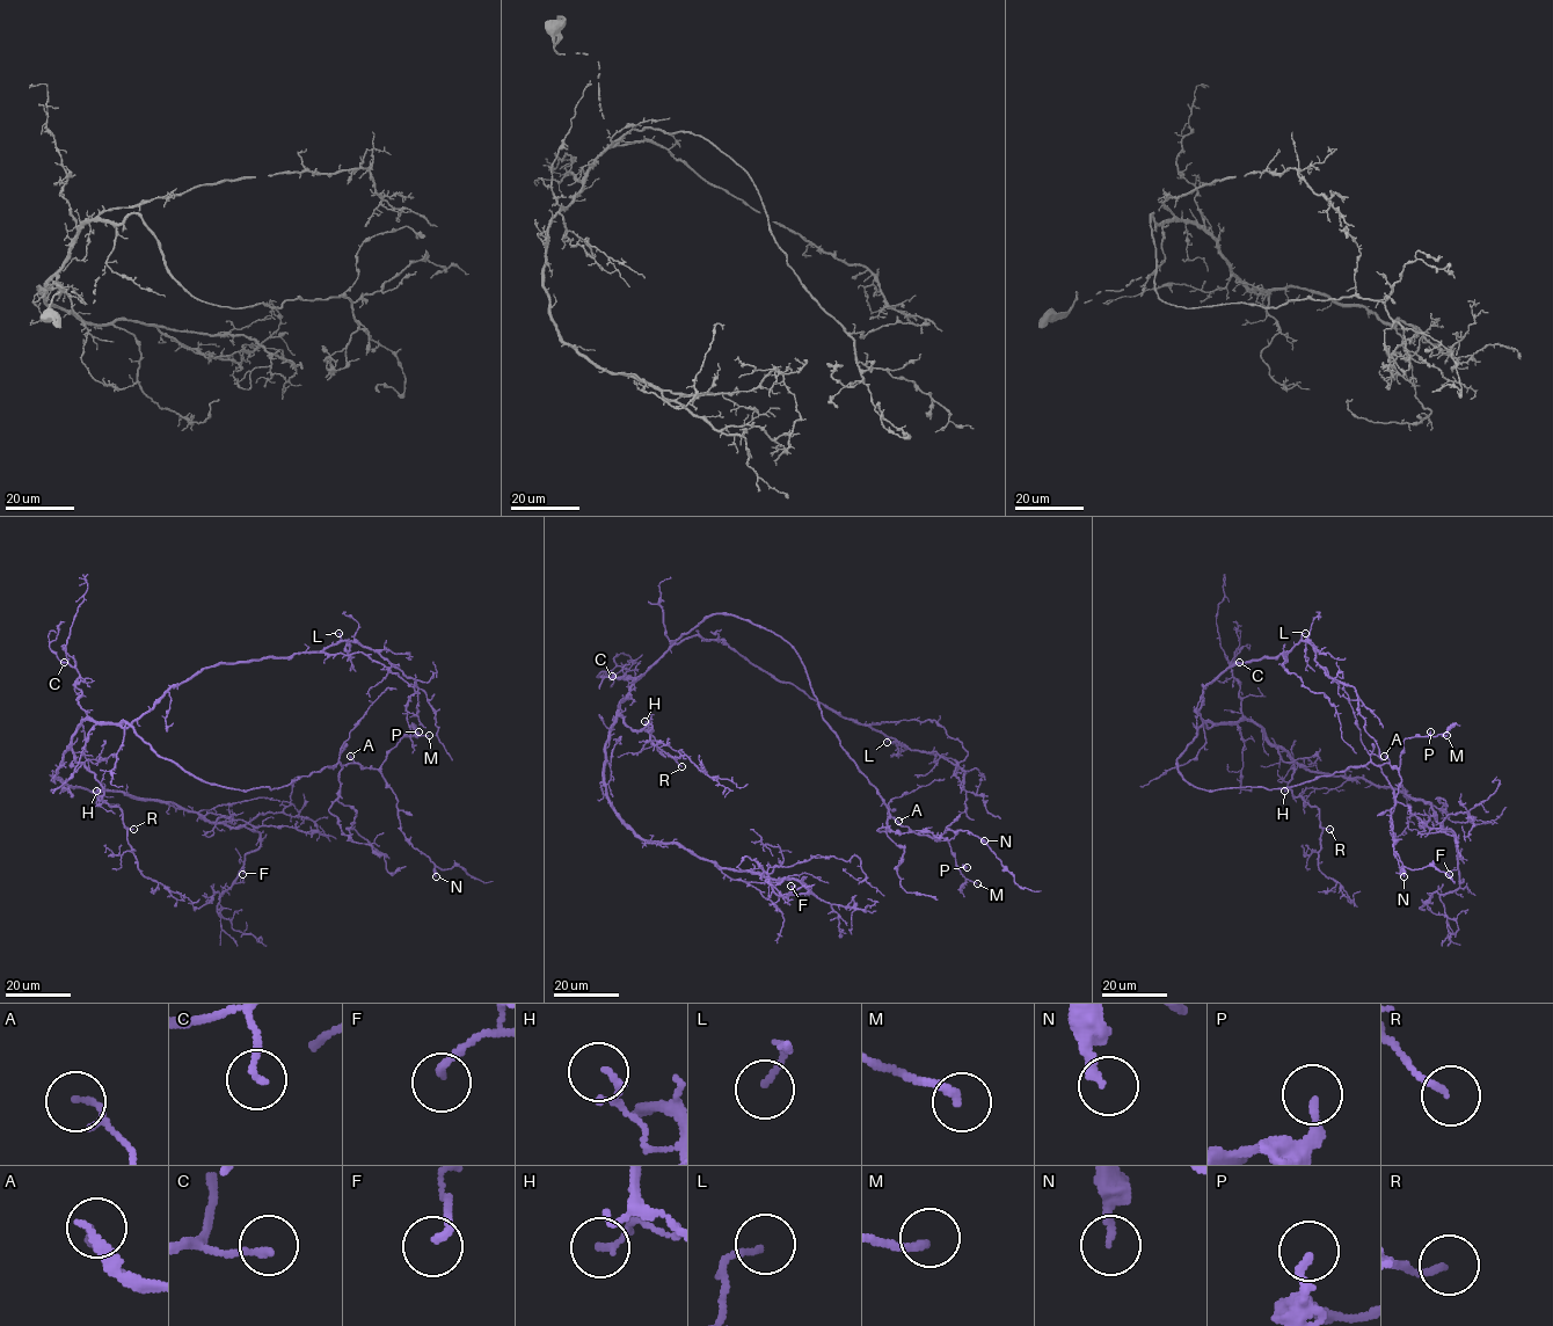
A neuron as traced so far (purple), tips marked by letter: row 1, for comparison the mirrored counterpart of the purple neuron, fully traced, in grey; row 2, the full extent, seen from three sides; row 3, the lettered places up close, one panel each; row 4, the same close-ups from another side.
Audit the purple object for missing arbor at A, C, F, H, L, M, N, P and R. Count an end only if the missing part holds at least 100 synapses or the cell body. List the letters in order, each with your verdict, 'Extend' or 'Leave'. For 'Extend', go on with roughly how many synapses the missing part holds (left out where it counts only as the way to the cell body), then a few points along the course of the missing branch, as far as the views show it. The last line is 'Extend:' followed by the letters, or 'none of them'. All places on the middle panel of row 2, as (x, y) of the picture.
A: Leave
C: Leave
F: Leave
H: Leave
L: Leave
M: Leave
N: Leave
P: Leave
R: Leave
Extend: none of them

